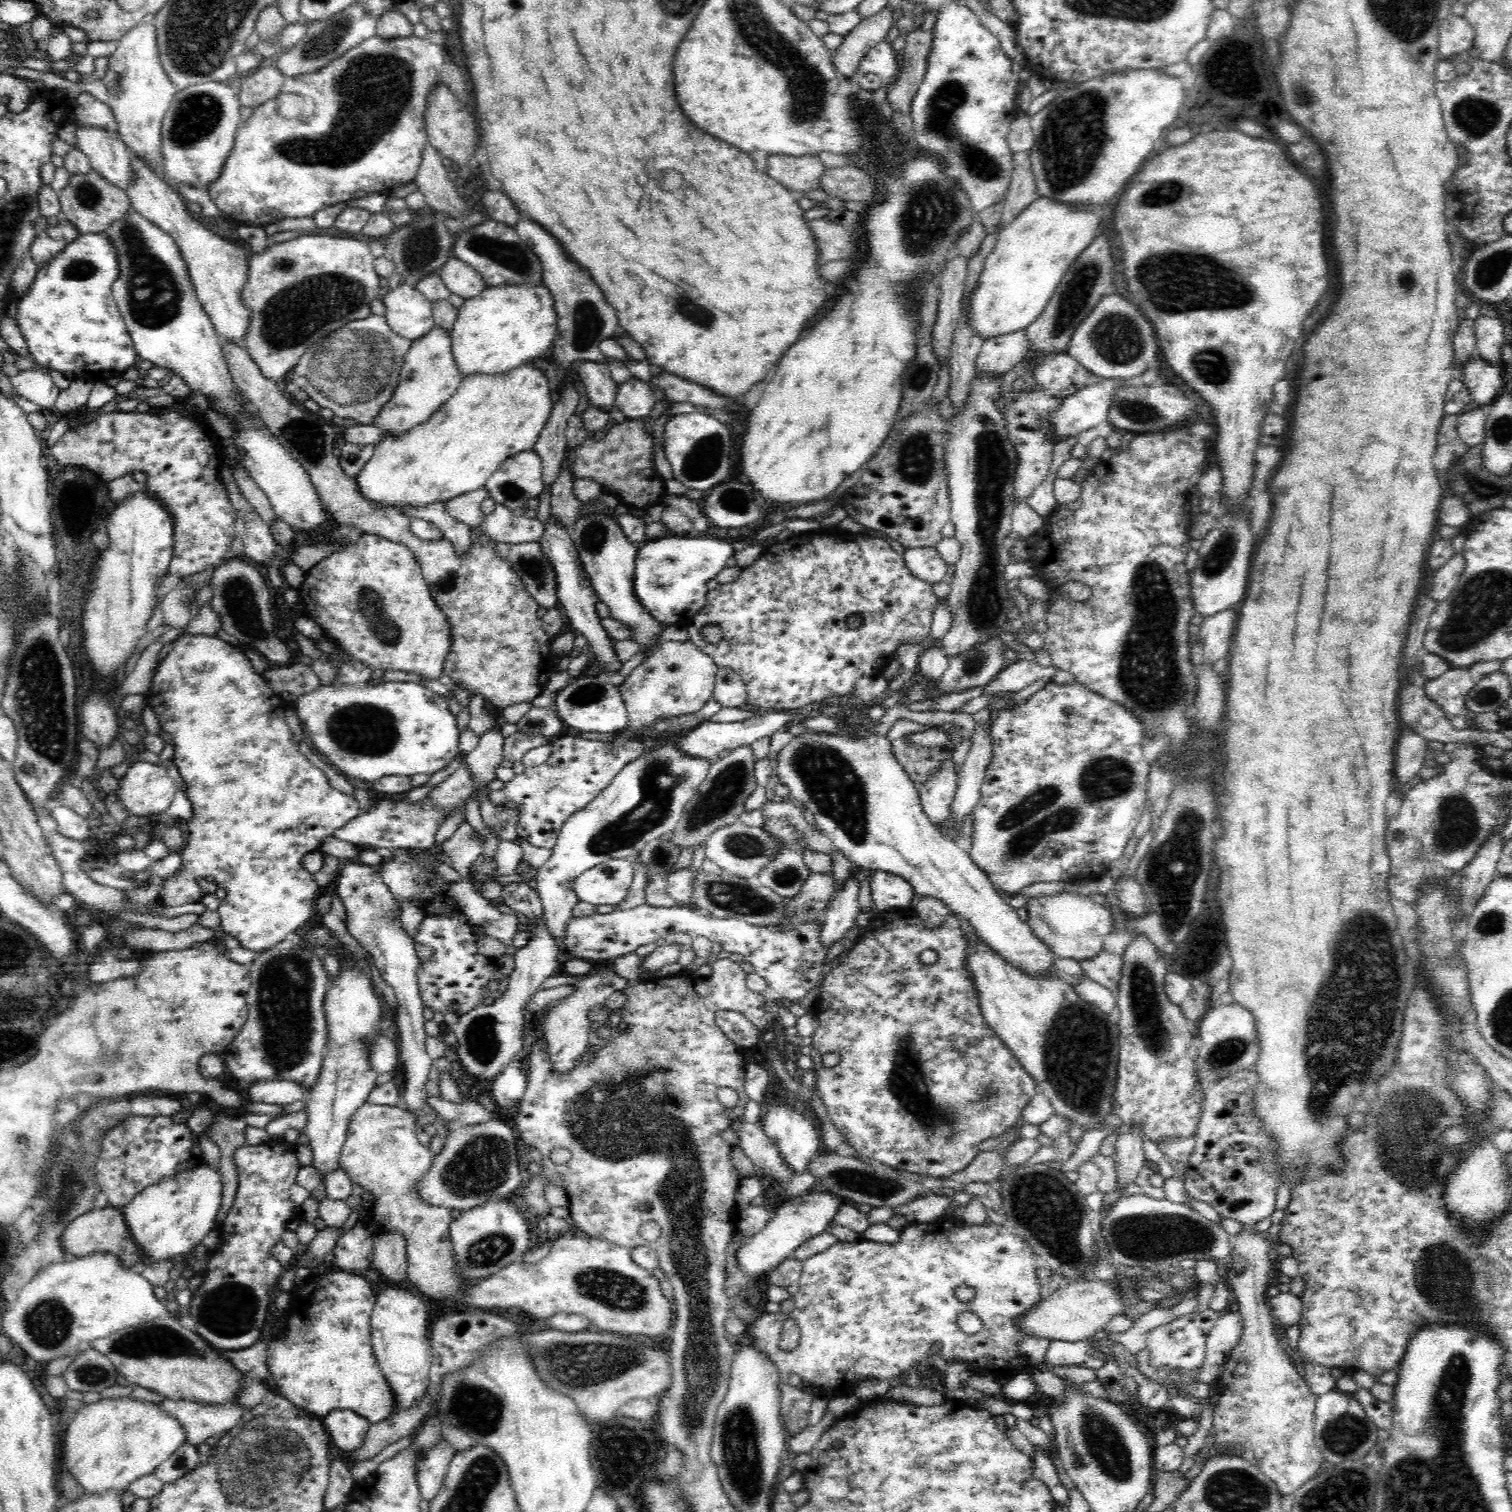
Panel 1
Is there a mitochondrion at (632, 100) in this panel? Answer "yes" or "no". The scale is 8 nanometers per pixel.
no

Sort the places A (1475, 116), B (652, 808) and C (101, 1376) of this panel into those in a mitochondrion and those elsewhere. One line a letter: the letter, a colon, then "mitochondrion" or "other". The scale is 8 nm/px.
A: mitochondrion
B: mitochondrion
C: mitochondrion

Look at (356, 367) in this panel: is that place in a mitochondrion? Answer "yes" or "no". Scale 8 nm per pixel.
yes

